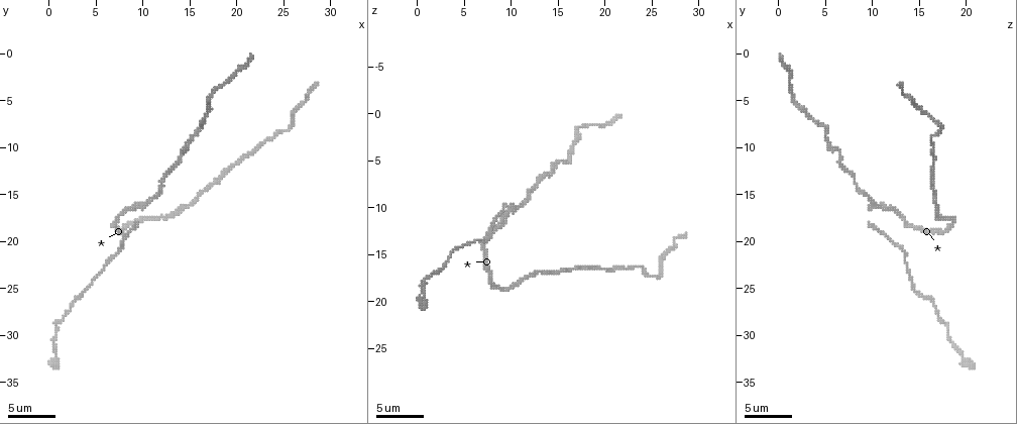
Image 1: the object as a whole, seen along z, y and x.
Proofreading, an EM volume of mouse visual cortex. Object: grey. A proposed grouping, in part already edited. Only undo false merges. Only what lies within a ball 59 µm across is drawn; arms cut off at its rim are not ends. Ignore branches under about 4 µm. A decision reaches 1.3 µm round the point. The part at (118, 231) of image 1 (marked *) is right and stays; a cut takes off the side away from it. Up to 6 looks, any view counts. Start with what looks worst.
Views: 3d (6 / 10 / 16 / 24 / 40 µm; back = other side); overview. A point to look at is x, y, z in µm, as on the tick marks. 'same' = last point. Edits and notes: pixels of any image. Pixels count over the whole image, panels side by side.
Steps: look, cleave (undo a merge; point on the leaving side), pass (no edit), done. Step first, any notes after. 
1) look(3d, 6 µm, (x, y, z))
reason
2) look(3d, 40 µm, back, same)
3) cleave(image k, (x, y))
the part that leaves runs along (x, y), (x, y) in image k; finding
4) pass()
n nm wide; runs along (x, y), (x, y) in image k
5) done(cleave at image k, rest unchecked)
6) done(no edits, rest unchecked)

look(3d, 6 µm, (10.0, 16.2, 10.0))
four-way junction

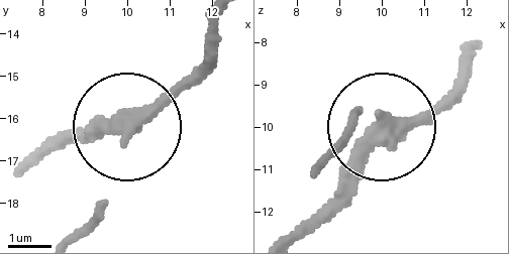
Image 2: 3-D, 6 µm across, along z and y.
look(3d, 6 µm, back, (10.05, 16.45, 9.75))

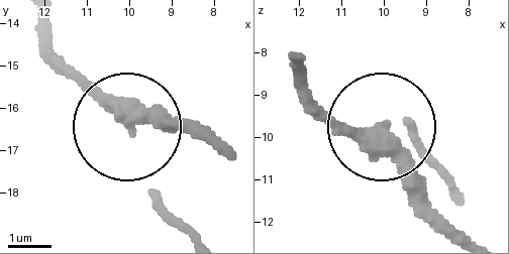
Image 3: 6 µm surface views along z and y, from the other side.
pass()
side arm 25 µm; runs along (461, 229), (395, 142), (340, 127), (312, 102) in image 3; all the same cell

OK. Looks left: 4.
look(3d, 16 µm, (17.0, 4.4, 1.2))
calibre changes

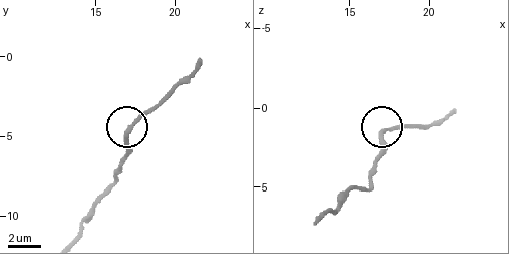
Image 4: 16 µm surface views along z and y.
pass()
runs along (322, 219), (351, 191), (370, 186), (381, 132), (423, 126) in image 4; all the same cell

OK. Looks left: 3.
look(3d, 6 µm, (26.0, 7.2, 16.4))

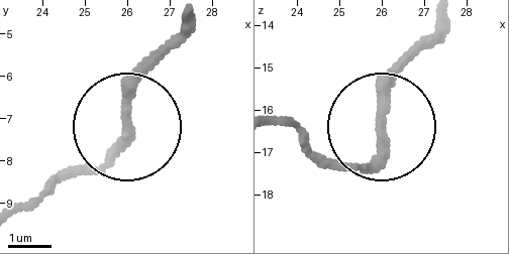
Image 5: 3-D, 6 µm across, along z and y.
pass()
230 nm wide; runs along (23, 209), (110, 157), (149, 52) in image 5; continuous, no second cell

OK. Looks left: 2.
done(no edits, rest unchecked)

